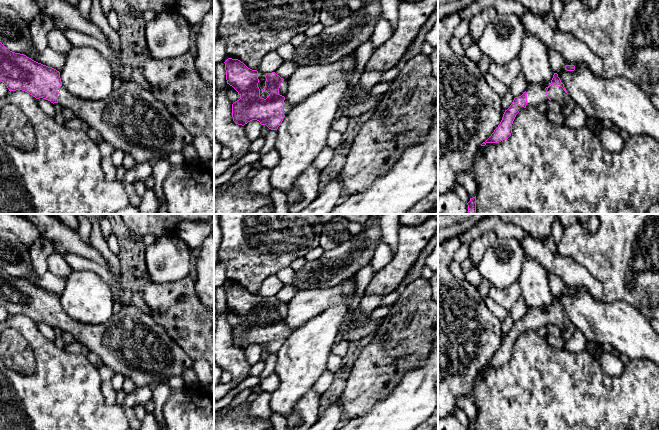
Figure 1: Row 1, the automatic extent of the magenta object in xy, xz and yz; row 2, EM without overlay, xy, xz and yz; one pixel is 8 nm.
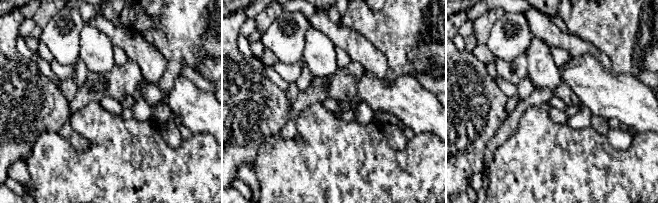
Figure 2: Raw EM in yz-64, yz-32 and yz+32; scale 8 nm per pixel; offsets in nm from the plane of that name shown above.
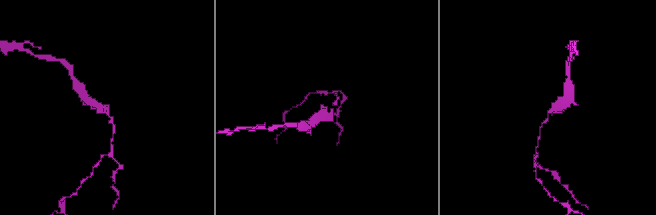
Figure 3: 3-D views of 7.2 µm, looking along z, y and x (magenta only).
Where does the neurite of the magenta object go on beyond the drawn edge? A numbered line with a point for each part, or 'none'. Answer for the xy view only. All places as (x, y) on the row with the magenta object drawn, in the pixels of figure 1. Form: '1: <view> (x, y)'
1: xy (131, 118)

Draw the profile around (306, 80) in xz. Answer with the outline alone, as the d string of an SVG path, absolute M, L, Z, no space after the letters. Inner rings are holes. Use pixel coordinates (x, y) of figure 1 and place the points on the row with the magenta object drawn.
M356 60L349 72L345 72L340 62L325 65L297 66L287 79L285 99L298 104L326 85L339 80L350 81L356 70Z

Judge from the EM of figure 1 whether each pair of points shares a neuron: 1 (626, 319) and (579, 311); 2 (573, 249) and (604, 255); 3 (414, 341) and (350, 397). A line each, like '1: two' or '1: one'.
1: one
2: one
3: one

